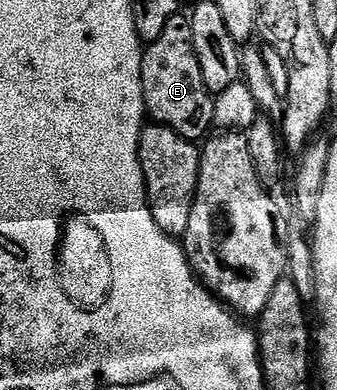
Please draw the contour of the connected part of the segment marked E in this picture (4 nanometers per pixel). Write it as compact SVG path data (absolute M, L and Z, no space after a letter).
M178 22L169 23L162 36L155 43L149 44L148 50L145 52L142 61L142 92L146 102L146 113L157 126L166 127L183 139L199 141L198 139L203 138L202 140L205 140L210 126L215 126L216 123L214 117L216 103L202 80L200 61L196 57L191 39L192 32L185 22Z

